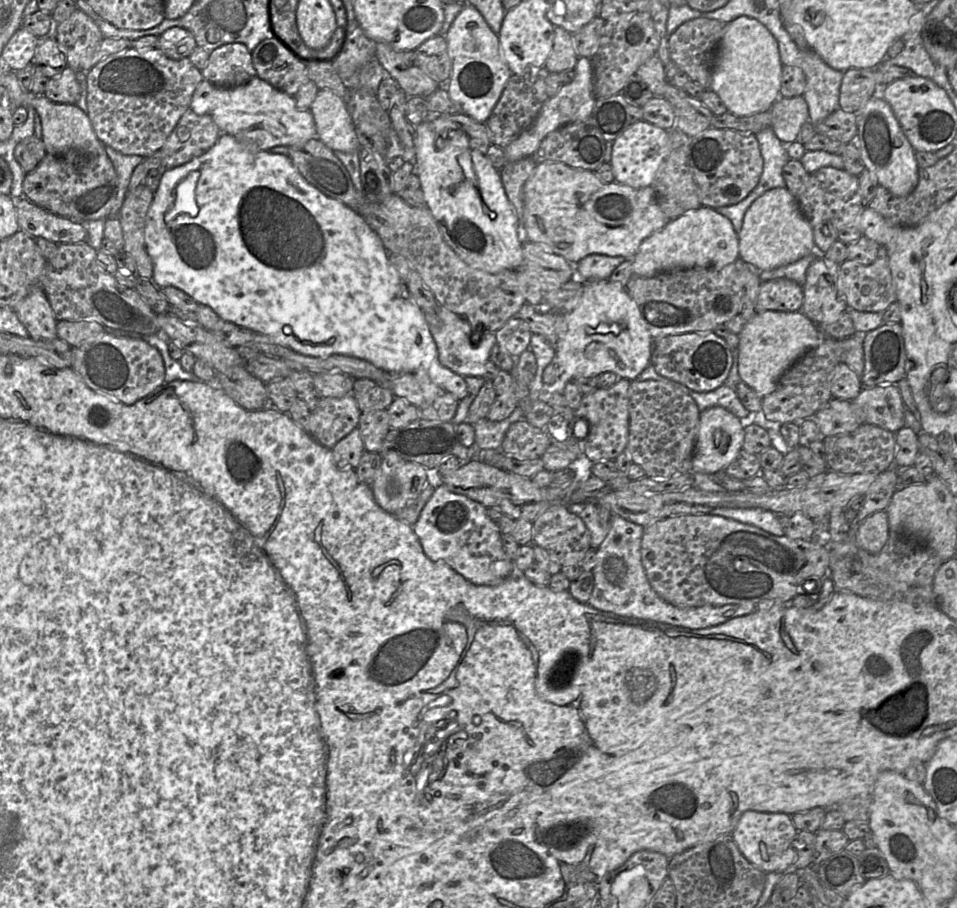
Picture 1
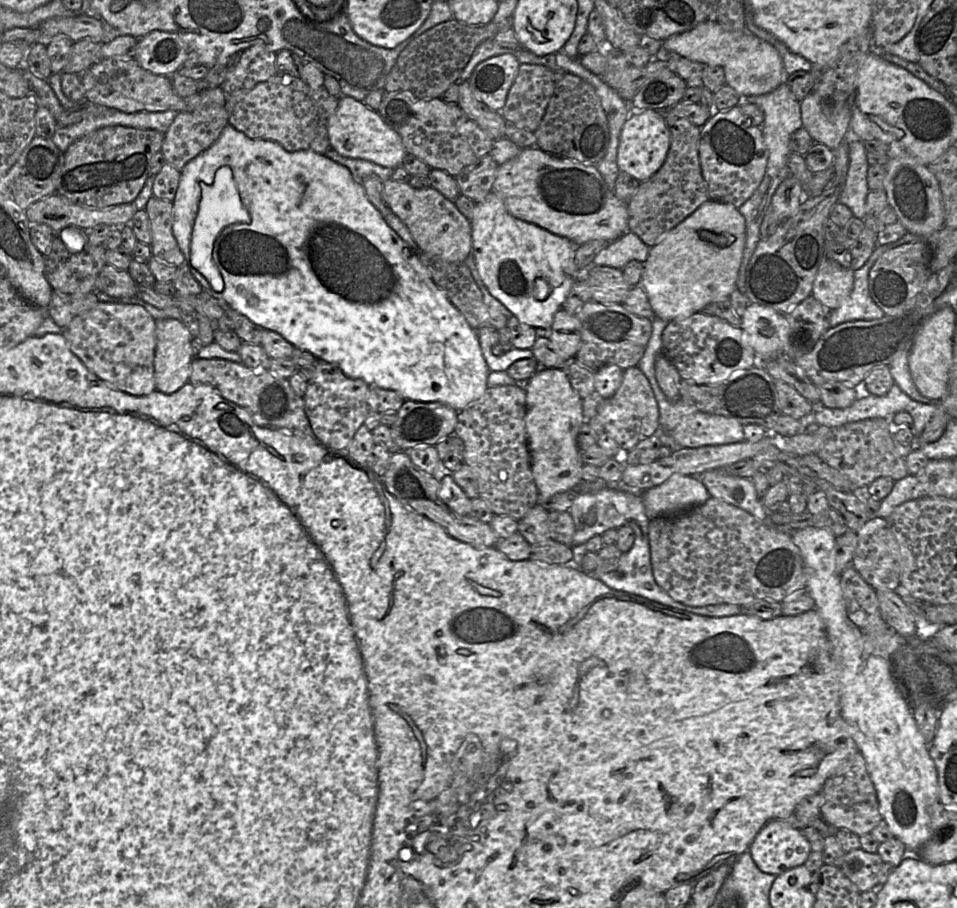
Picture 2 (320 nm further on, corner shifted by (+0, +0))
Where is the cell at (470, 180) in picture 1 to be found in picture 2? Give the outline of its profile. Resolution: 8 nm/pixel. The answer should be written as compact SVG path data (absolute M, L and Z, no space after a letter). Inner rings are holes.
M492 191L475 204L470 225L476 269L490 294L521 322L534 328L550 328L555 313L579 279L580 270L574 260L578 245L514 217Z

